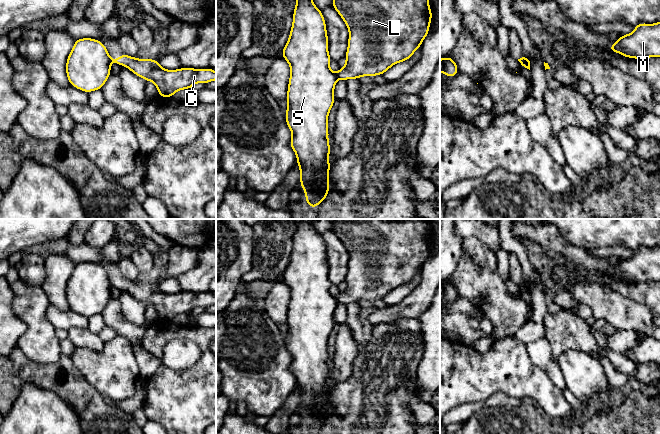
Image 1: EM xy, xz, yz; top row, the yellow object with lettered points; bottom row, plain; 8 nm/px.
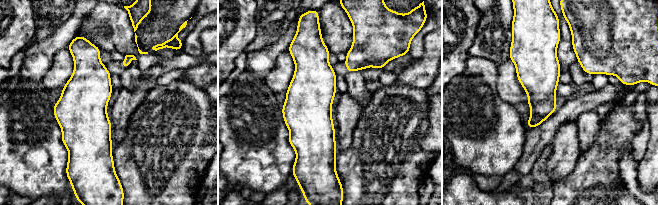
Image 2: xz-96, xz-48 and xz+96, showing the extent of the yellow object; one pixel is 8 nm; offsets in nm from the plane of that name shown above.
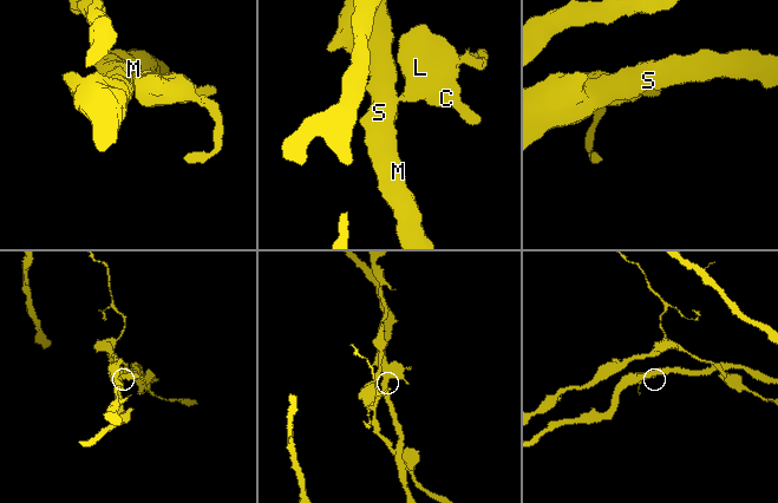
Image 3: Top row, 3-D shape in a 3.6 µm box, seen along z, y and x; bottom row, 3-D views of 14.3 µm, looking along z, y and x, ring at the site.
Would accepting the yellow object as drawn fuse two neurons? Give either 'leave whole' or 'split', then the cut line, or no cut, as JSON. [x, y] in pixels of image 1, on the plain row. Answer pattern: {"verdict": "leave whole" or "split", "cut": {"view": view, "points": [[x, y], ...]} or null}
{"verdict": "split", "cut": {"view": "xz", "points": [[334, 298], [337, 302]]}}

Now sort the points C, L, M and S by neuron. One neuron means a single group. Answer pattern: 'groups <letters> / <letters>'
groups C L / M S

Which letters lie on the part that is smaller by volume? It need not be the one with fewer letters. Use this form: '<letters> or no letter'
C, L

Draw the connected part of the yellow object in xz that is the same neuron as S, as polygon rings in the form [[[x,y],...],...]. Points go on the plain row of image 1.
[[[296,219],[292,252],[281,280],[290,289],[286,323],[288,332],[285,335],[286,348],[292,357],[290,371],[297,380],[296,388],[300,392],[300,410],[305,414],[305,424],[309,431],[315,433],[330,416],[330,366],[327,363],[330,357],[327,347],[335,326],[334,311],[338,302],[329,292],[332,283],[328,277],[325,242],[312,222],[313,219]]]

